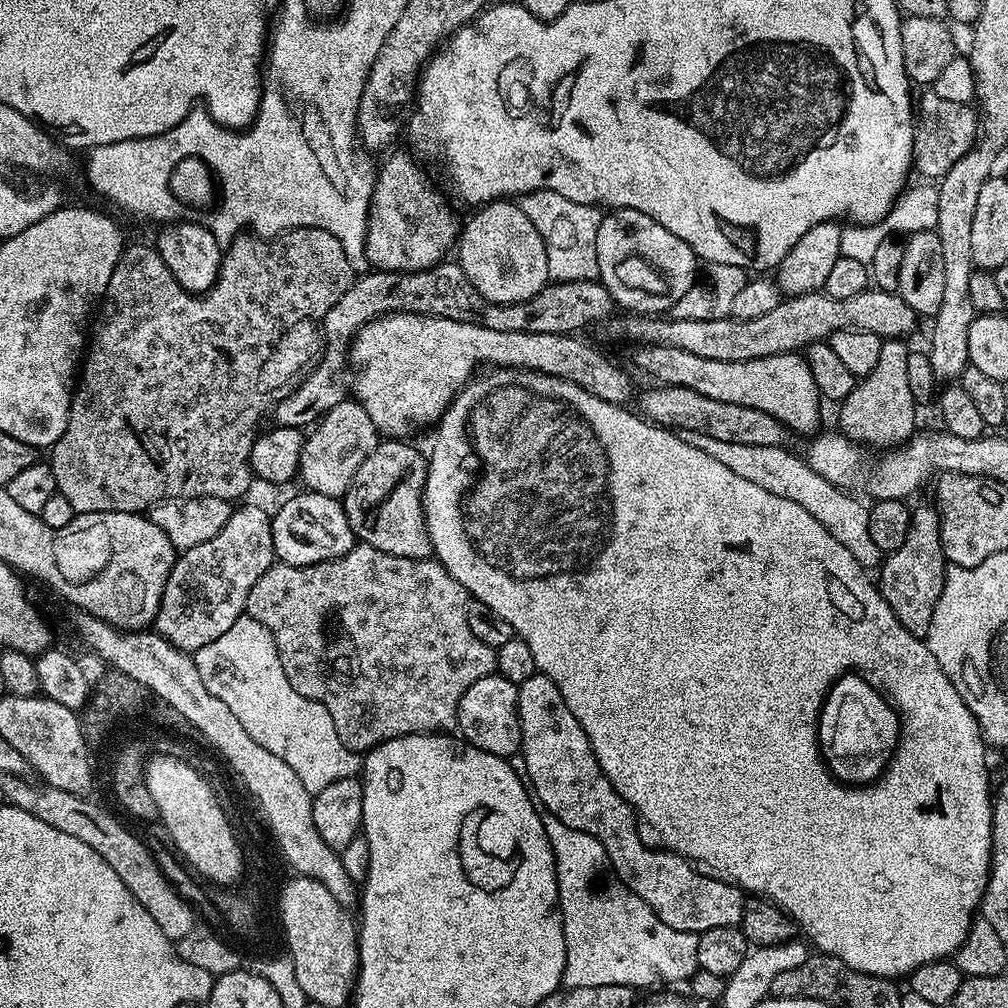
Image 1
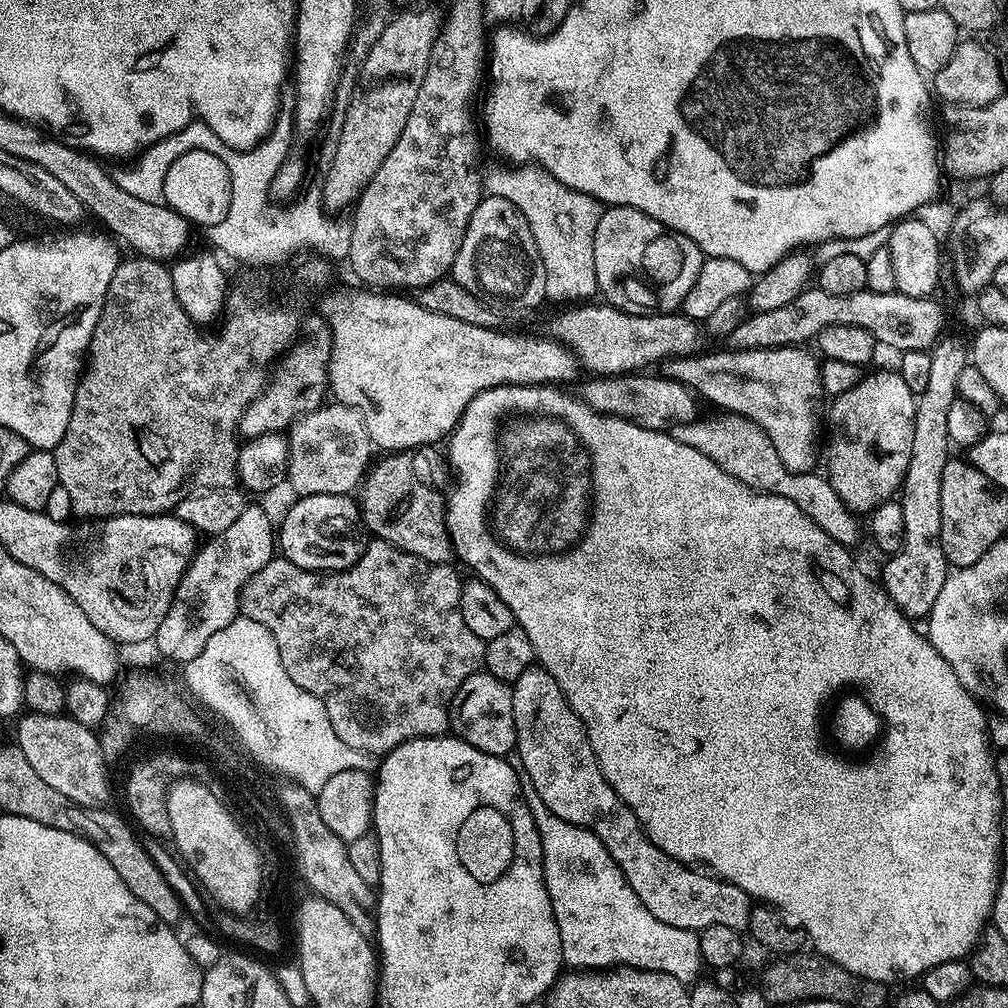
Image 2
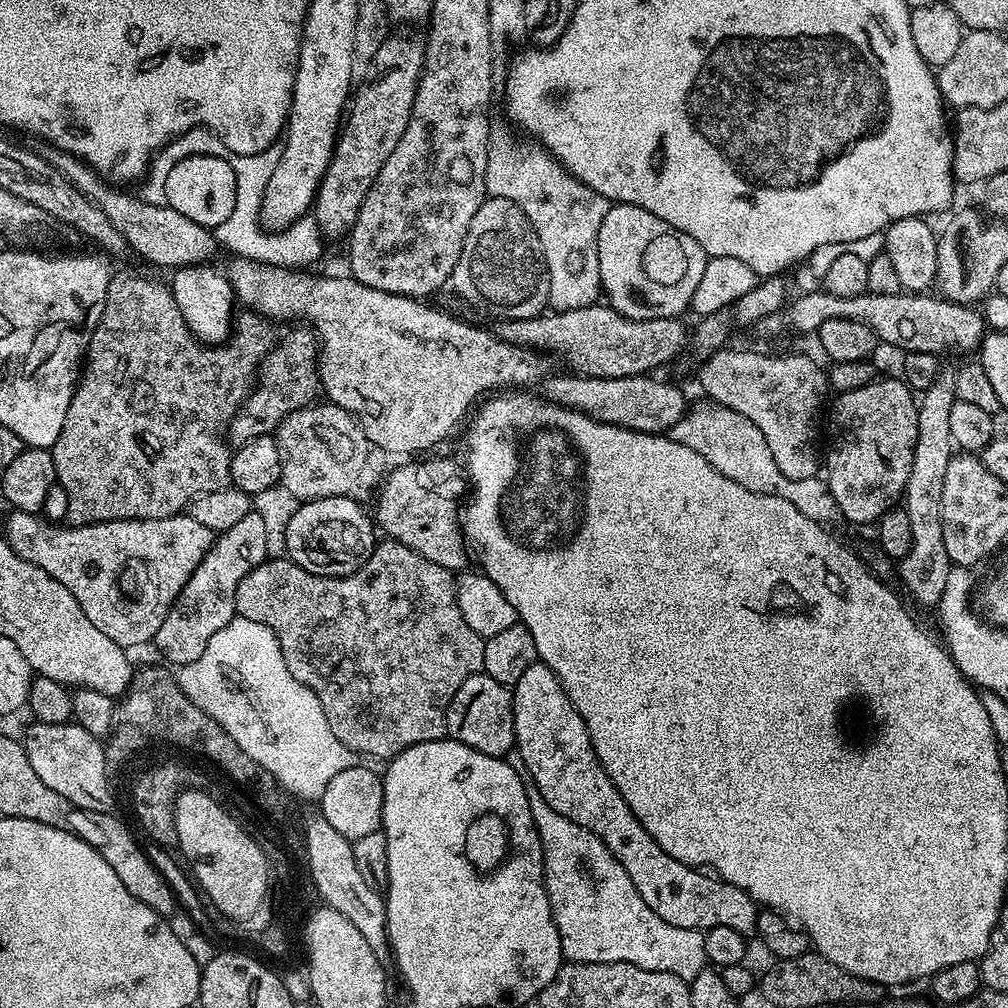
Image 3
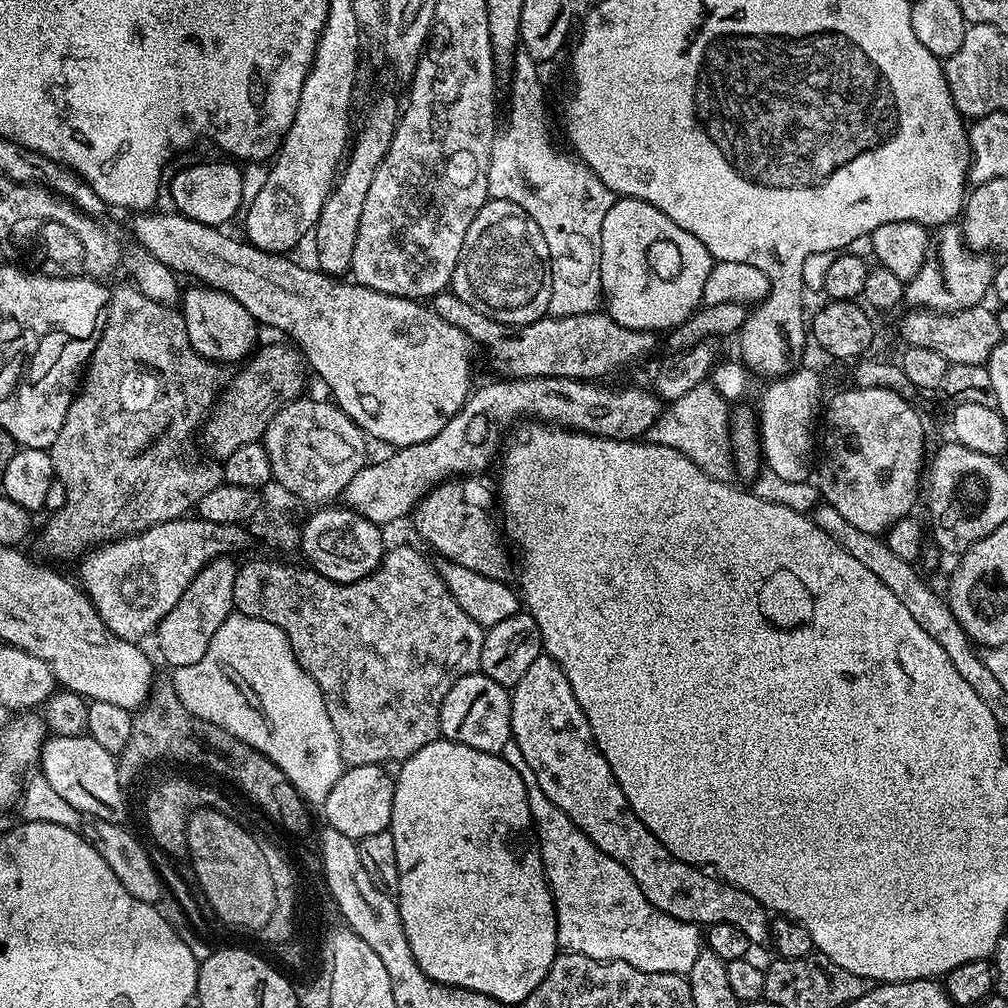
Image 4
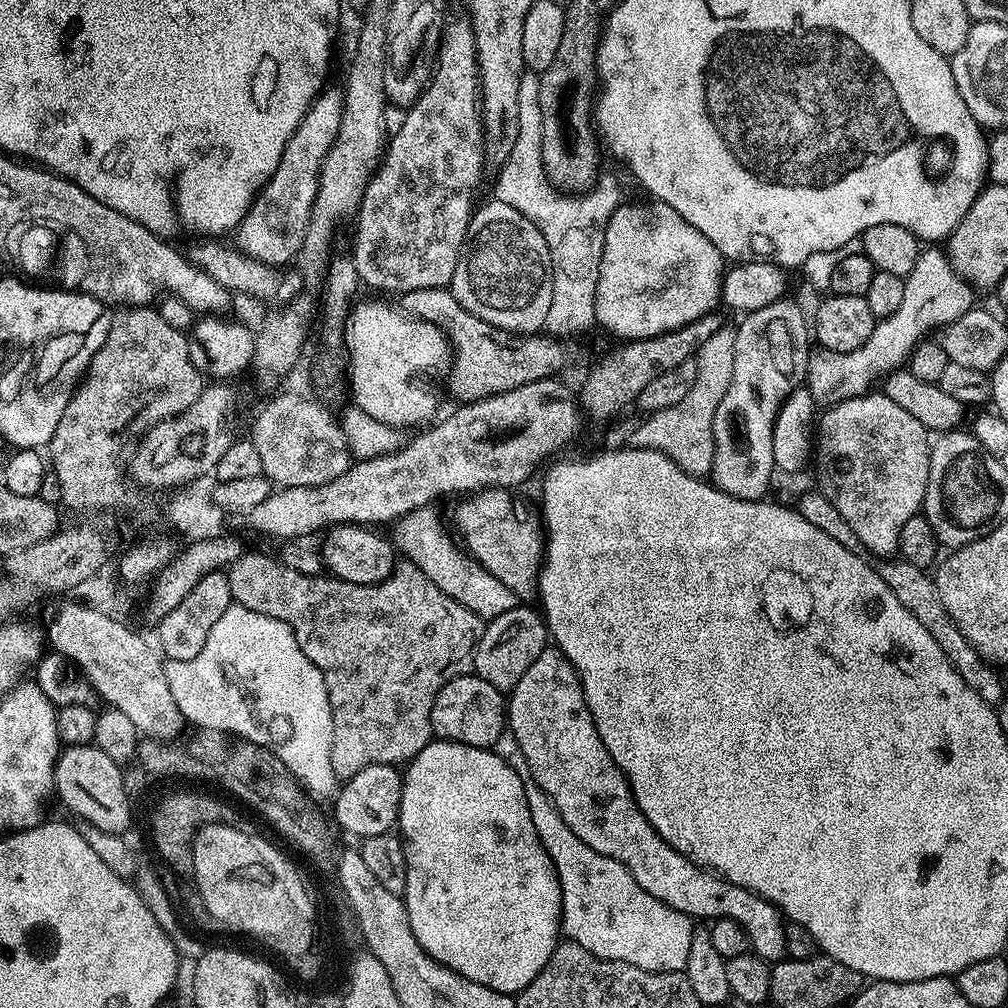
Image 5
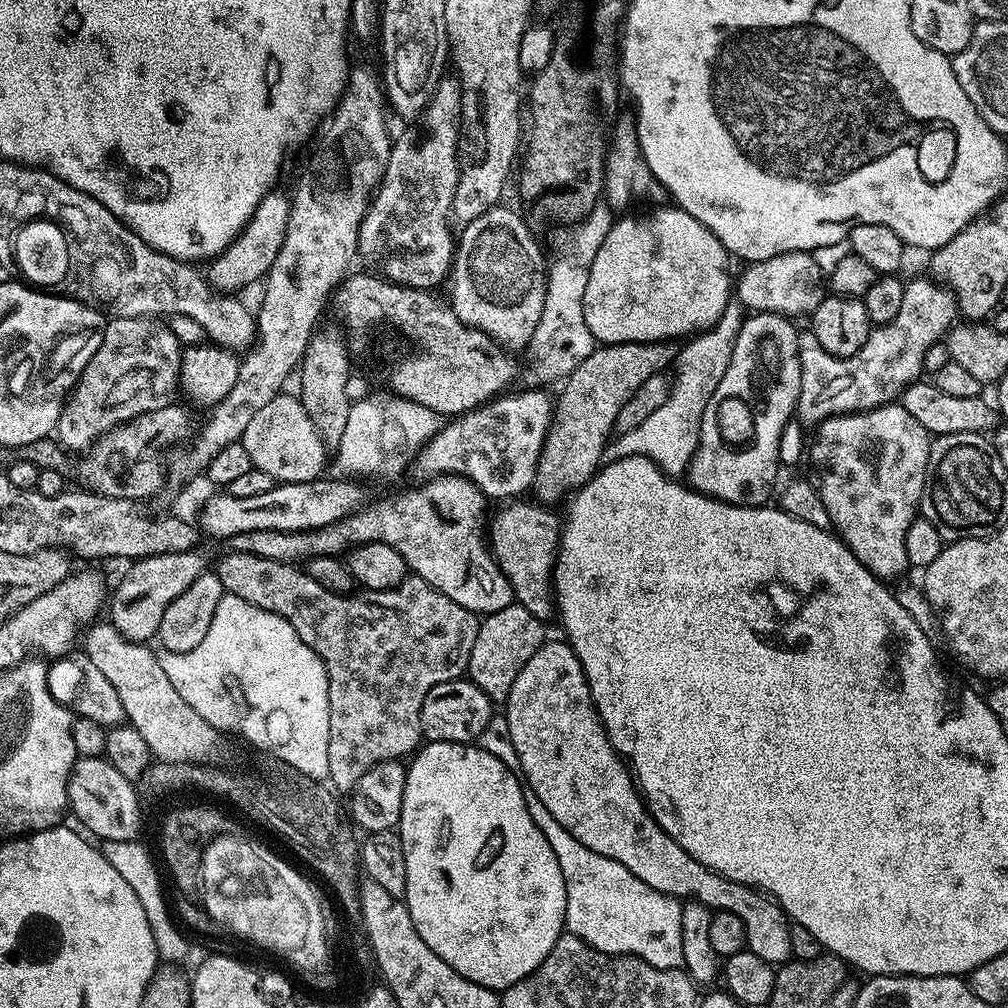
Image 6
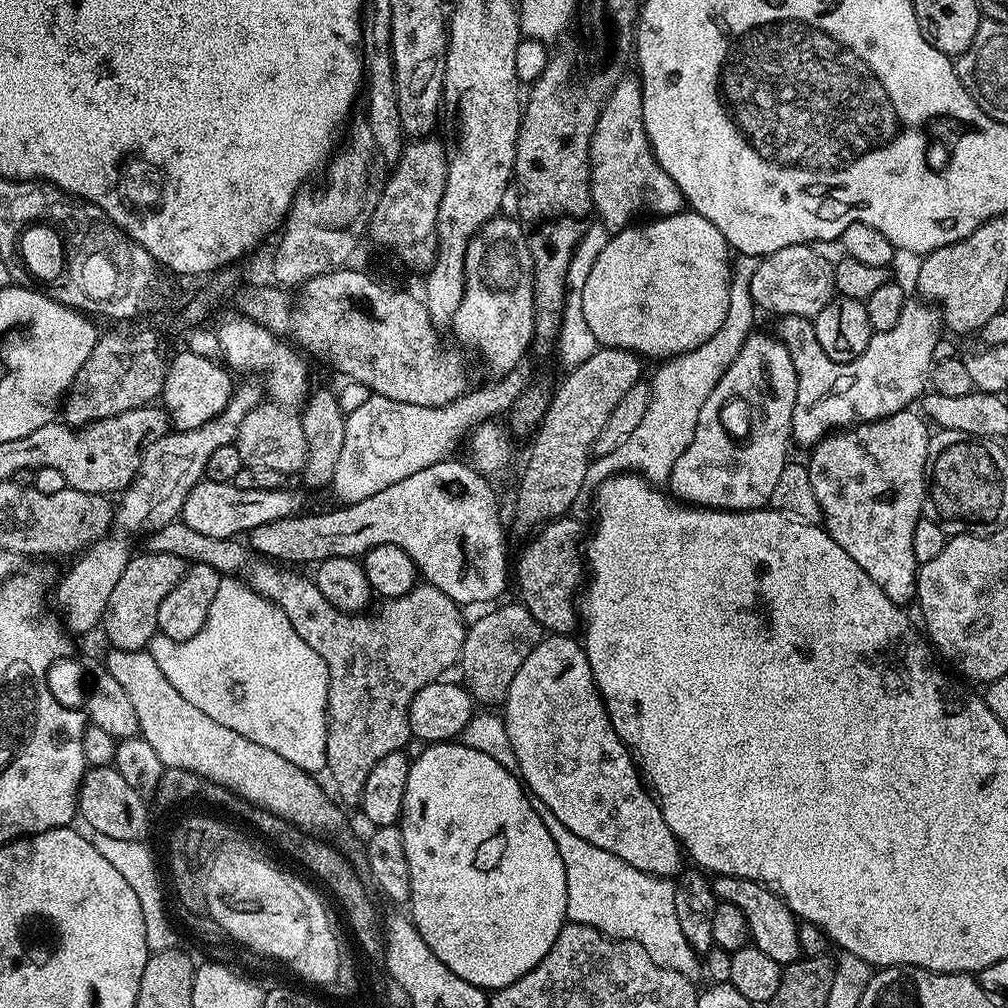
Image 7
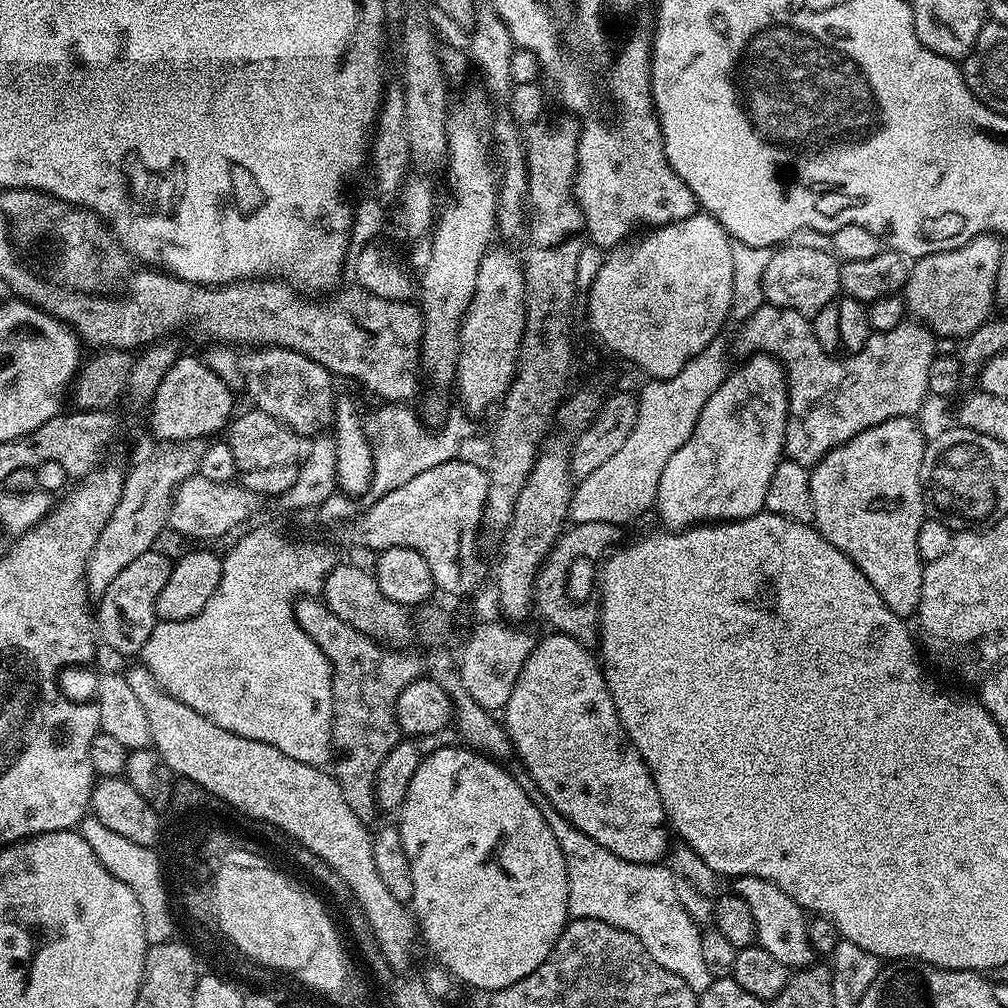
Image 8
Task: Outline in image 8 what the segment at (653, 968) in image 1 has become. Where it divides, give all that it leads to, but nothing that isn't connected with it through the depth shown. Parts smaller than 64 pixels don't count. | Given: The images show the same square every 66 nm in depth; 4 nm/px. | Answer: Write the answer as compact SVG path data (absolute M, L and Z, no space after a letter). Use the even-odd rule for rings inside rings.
M536 794L532 796L532 801L534 806L538 806L542 818L546 818L554 838L558 838L562 858L566 858L569 917L578 920L594 918L634 934L658 966L670 970L670 974L678 974L678 978L682 978L692 992L705 992L712 985L714 973L704 957L704 944L700 941L702 928L683 909L670 868L660 862L626 862L610 854L610 850L598 846L594 838L586 838L586 834L573 826L546 797Z

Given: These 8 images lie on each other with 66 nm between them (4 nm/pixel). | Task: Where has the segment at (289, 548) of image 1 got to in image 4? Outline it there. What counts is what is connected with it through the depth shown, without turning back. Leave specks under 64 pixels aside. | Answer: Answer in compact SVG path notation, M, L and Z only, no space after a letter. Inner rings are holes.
M347 506L317 507L316 513L304 524L300 532L300 552L304 555L303 563L320 576L334 582L349 584L358 582L372 573L384 560L386 543L381 525L362 518Z

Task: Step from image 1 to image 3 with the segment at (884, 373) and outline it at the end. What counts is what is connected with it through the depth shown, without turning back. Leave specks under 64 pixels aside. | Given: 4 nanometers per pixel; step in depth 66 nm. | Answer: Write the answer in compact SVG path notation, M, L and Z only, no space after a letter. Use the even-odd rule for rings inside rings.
M877 378L858 390L841 392L835 399L832 417L826 420L832 439L826 483L844 520L872 526L904 495L918 442L918 400L900 378Z

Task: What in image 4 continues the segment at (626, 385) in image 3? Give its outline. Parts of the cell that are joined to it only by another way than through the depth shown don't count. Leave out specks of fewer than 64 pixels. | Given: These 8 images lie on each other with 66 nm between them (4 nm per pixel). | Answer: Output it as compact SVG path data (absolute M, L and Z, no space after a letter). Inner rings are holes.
M539 376L529 380L496 378L493 384L484 384L480 389L477 387L464 401L460 412L454 414L454 418L450 418L450 422L446 422L446 426L442 426L442 430L438 430L434 438L426 442L418 442L414 446L395 449L391 453L393 456L388 456L377 464L369 463L358 470L342 493L343 503L362 518L381 526L387 526L395 520L402 519L407 512L409 515L415 509L431 488L441 484L443 480L483 473L482 470L491 462L492 455L494 455L494 460L498 452L496 420L504 424L515 416L524 416L520 418L547 422L574 432L588 432L591 436L609 436L612 440L639 440L647 437L650 426L658 422L662 413L662 401L655 391L648 389L647 392L644 388L603 388L602 385L603 383L600 382L571 380L561 376Z

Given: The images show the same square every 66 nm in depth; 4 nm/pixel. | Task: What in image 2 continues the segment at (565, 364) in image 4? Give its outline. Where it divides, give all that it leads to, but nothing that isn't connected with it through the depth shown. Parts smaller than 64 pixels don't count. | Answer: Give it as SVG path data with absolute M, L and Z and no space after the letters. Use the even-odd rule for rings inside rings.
M607 302L596 303L573 307L576 309L560 317L550 332L575 352L585 369L597 372L597 377L632 374L647 369L647 364L656 366L676 356L695 356L701 351L701 325L679 311L630 314Z

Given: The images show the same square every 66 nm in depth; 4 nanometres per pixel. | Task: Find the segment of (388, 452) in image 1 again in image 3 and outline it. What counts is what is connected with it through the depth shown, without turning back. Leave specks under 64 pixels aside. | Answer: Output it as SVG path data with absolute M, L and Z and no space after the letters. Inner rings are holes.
M428 458L417 459L420 460L417 464L400 462L385 478L376 500L375 523L387 539L410 546L410 550L422 554L422 558L430 558L430 562L449 570L467 569L470 552L458 523L458 505L470 485L461 465L459 468L454 461L424 459Z

